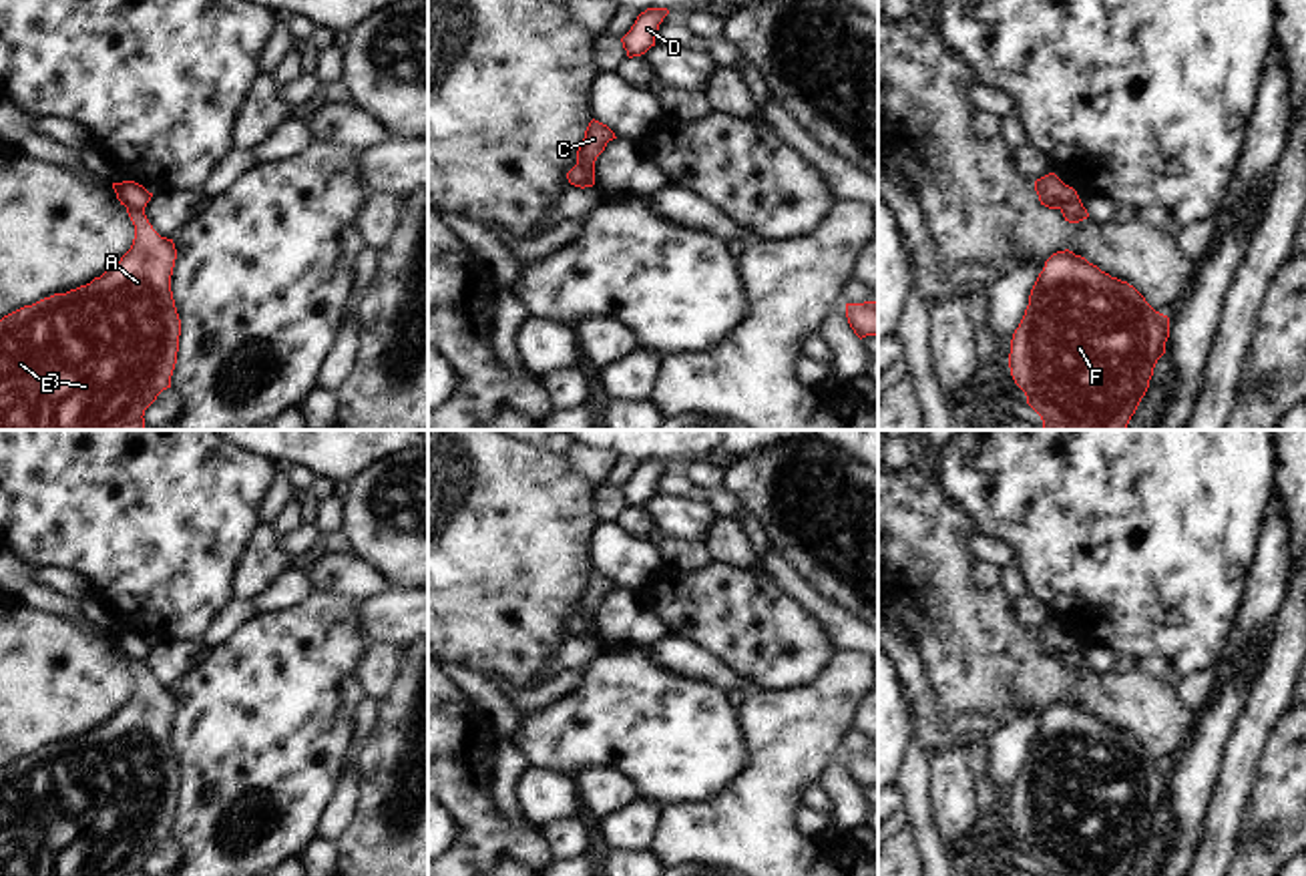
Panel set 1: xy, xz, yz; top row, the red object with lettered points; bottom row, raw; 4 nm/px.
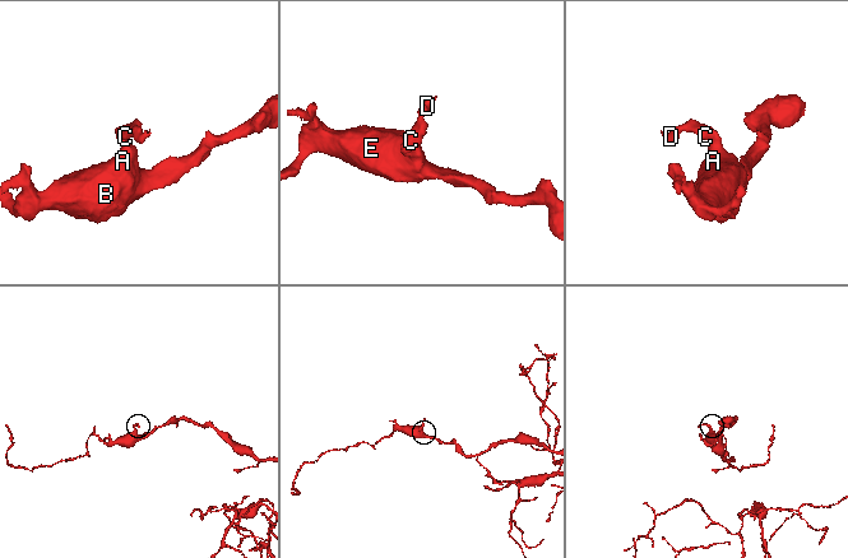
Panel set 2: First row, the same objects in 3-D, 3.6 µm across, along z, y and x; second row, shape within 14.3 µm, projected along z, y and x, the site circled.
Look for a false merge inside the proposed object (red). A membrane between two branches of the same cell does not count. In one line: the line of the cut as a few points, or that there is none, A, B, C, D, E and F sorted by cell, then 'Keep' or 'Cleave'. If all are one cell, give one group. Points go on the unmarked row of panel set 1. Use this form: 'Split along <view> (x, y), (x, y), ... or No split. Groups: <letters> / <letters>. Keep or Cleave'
Split along yz (1079, 649), (1061, 660). Groups: A B E F / C D. Cleave

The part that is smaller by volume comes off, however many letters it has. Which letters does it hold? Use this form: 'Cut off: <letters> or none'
Cut off: C, D

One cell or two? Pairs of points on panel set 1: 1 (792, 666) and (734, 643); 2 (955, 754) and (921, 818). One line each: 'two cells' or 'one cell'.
1: one cell
2: two cells

